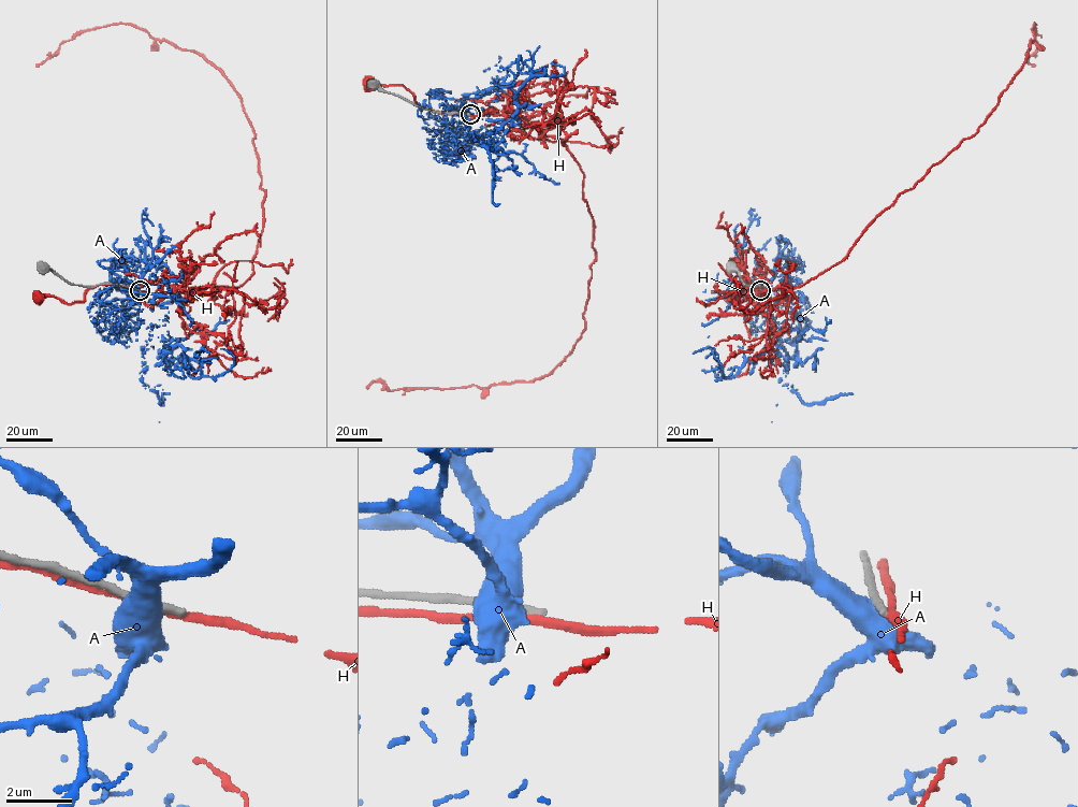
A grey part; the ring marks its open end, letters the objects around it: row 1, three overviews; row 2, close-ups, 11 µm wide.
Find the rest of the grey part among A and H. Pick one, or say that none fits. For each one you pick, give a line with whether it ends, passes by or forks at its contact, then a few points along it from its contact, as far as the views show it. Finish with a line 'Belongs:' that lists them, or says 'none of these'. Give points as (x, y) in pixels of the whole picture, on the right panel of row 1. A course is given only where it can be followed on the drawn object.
Belongs: none of these

